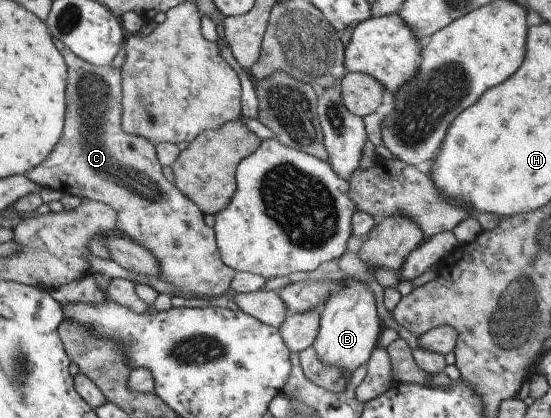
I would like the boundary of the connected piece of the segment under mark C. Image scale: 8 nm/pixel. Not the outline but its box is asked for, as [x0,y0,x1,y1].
[27,40,238,297]

